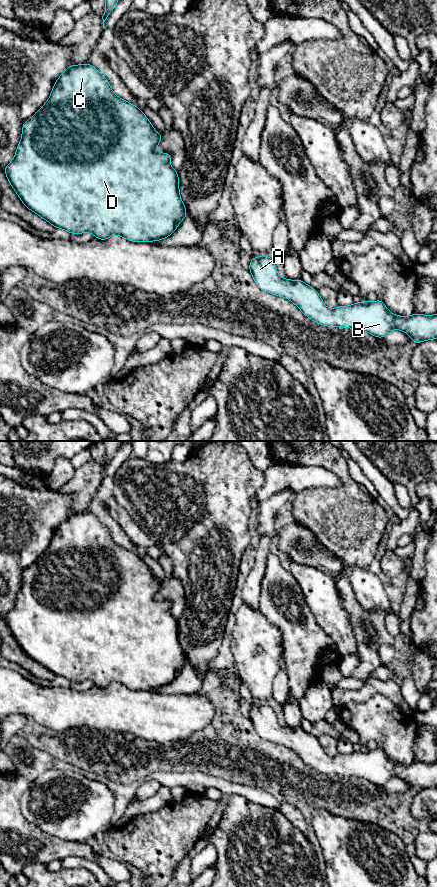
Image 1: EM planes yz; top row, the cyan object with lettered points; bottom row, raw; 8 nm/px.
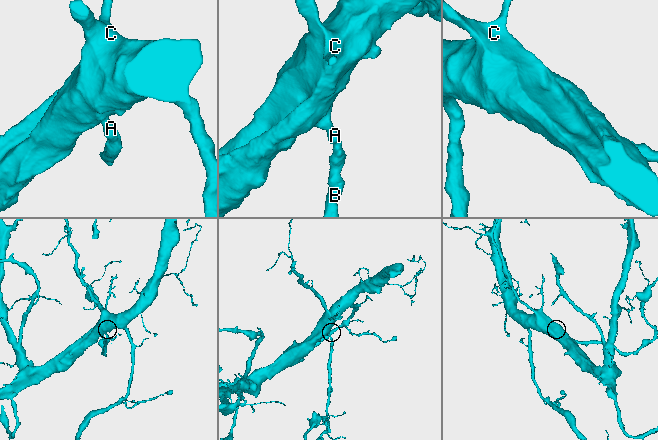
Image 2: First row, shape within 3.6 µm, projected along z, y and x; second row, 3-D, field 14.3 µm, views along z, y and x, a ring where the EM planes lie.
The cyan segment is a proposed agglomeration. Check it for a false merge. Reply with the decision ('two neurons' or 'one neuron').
one neuron

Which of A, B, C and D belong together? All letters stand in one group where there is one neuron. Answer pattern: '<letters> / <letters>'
A B C D

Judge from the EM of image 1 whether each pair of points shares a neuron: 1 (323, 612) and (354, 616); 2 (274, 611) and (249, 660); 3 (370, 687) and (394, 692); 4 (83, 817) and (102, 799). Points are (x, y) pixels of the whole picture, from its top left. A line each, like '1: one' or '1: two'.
1: two
2: two
3: one
4: one

